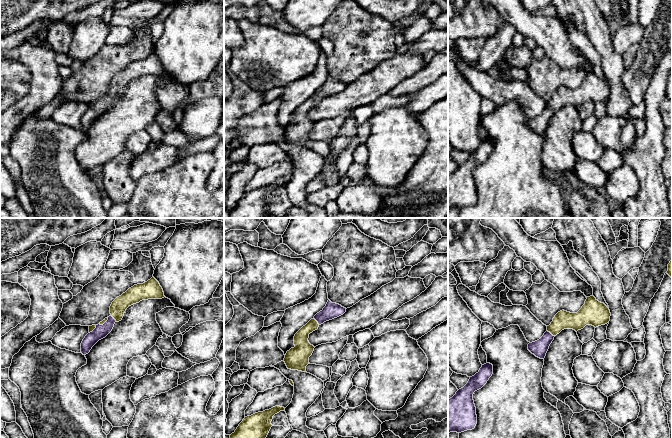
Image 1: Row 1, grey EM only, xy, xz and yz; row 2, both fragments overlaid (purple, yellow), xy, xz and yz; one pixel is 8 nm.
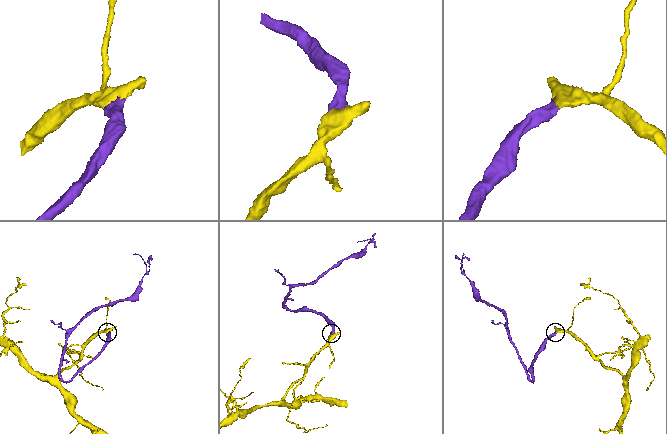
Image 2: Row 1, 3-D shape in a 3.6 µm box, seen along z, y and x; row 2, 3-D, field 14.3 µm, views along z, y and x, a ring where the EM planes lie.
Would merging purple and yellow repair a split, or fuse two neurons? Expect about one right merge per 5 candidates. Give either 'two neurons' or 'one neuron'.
one neuron

